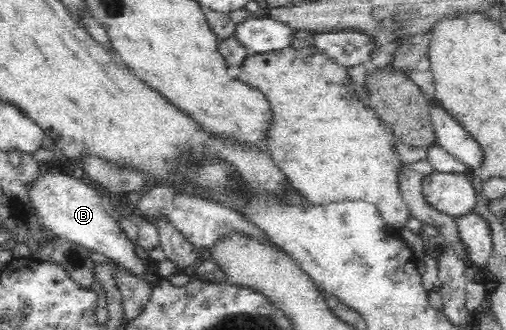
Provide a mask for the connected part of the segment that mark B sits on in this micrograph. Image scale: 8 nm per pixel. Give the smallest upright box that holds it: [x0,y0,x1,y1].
[26,168,148,276]

